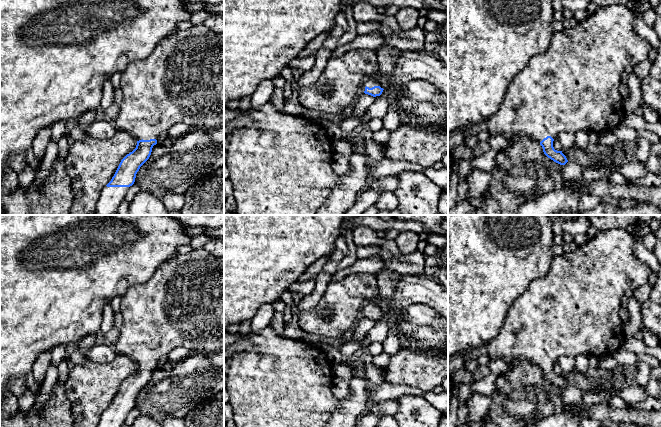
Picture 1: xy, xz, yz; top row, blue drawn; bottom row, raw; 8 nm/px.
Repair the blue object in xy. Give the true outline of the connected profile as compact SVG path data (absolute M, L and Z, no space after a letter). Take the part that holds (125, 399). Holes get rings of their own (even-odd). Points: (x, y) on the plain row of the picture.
M204 248L186 254L176 253L162 263L145 283L132 285L121 299L123 325L119 338L111 345L117 354L131 358L137 364L136 372L120 386L111 405L102 413L97 427L121 427L135 406L140 391L149 383L160 360L174 348L185 347L191 352L205 354L224 351L224 259L209 254Z

